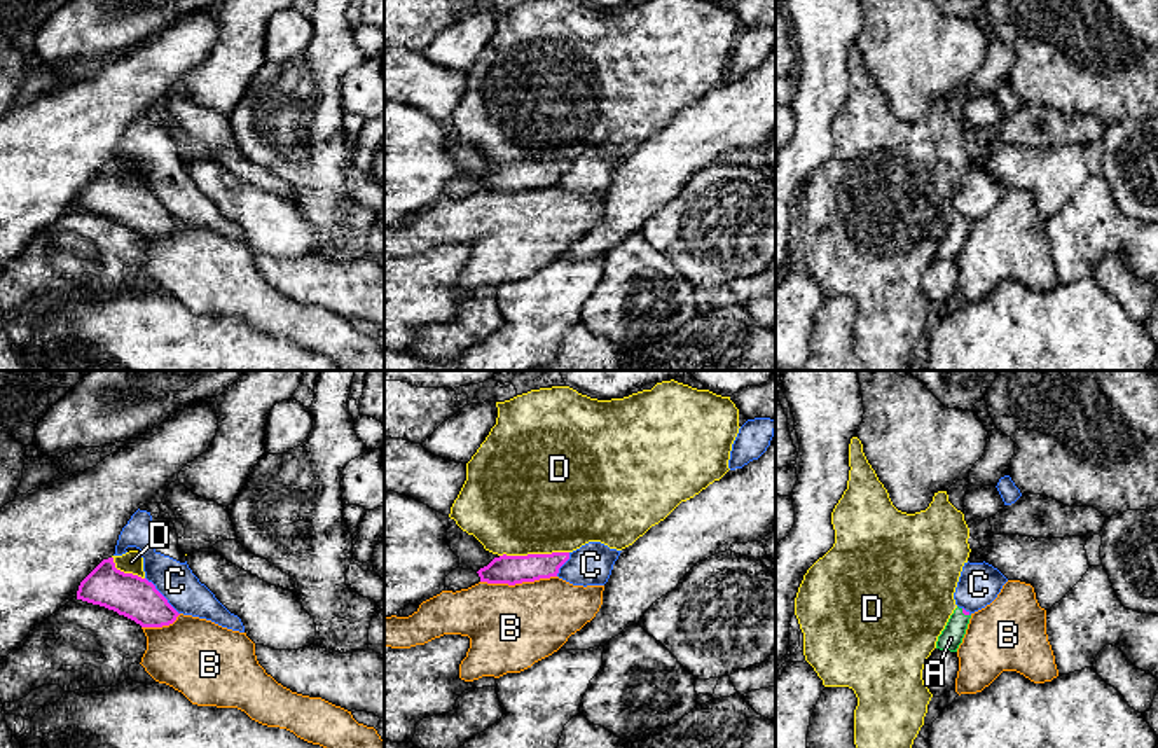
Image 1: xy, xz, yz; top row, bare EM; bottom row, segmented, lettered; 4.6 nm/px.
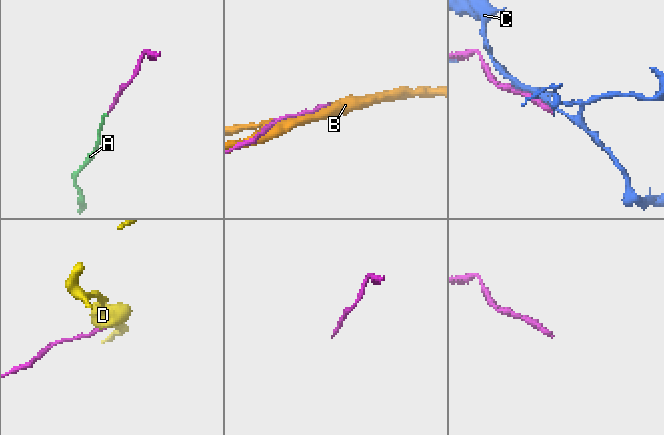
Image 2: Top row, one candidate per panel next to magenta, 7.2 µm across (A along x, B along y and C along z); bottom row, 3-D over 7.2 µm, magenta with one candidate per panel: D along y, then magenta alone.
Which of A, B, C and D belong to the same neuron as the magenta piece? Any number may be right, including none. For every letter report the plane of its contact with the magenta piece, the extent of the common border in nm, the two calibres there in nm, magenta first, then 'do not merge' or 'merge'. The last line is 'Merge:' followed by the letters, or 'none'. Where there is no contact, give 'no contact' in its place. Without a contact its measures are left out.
A: meets magenta in yz; contact 50 nm long; 20 nm thick on the magenta side, 100 nm on the other; merge
B: meets magenta in xz; contact 360 nm long; 130 nm thick on the magenta side, 400 nm on the other; do not merge
C: meets magenta in xy; contact 240 nm long; 200 nm thick on the magenta side, 180 nm on the other; do not merge
D: meets magenta in xz; contact 320 nm long; 130 nm thick on the magenta side, 500 nm on the other; do not merge
Merge: A

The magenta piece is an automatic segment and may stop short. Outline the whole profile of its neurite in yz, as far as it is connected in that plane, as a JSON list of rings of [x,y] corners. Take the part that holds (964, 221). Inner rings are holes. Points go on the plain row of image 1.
[[[957,215],[954,222],[950,224],[945,238],[938,245],[936,257],[957,260],[966,243],[969,227],[971,227],[969,220]]]

